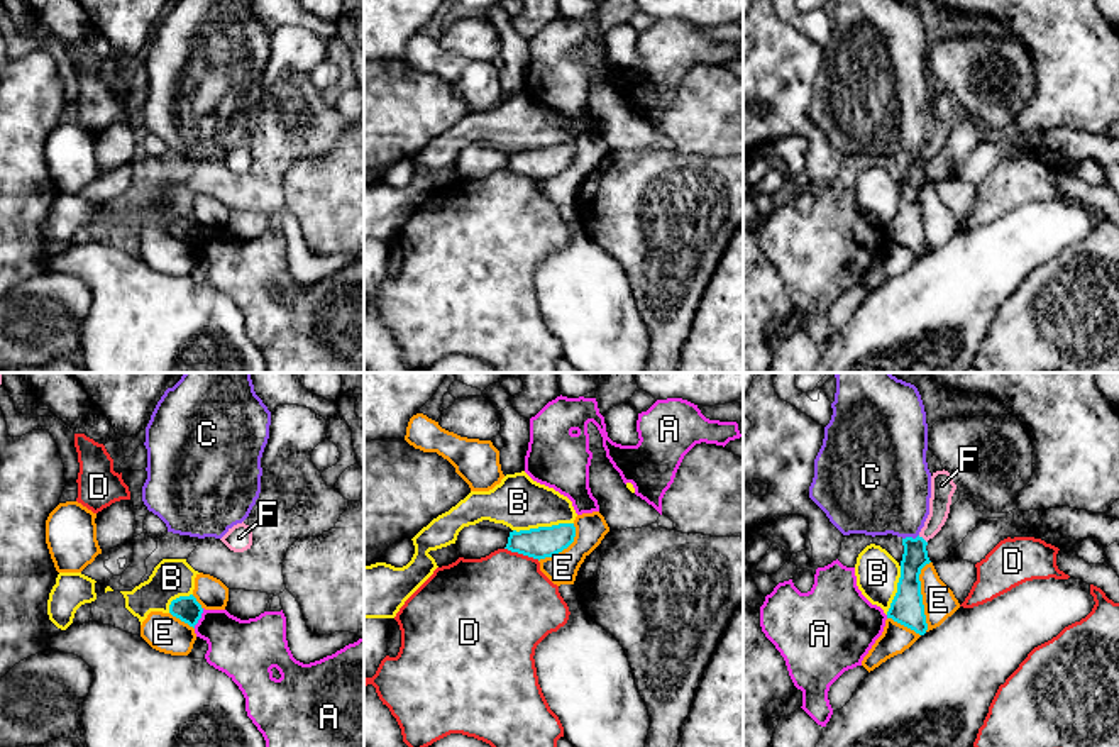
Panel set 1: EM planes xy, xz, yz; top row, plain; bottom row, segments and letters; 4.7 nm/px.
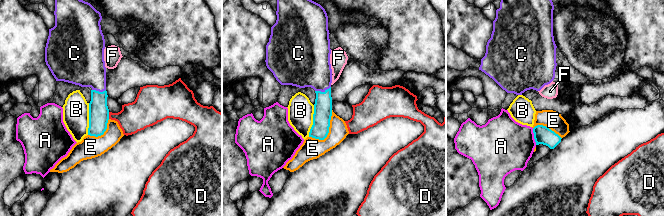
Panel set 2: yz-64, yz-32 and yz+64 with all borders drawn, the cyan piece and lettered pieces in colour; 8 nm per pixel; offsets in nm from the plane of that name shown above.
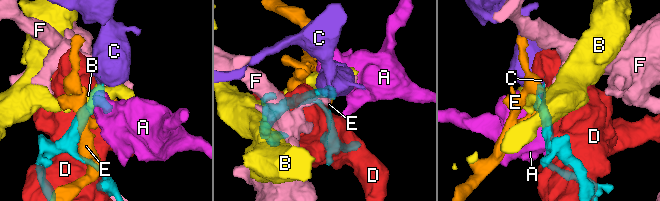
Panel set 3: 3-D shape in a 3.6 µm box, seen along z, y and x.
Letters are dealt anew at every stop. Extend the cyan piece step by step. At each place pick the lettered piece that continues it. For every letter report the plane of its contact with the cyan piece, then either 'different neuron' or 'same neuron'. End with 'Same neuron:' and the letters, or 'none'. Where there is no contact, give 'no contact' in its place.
A: xy | different neuron
B: xz | different neuron
C: yz | same neuron
D: xz | different neuron
E: yz | different neuron
F: yz | different neuron
Same neuron: C

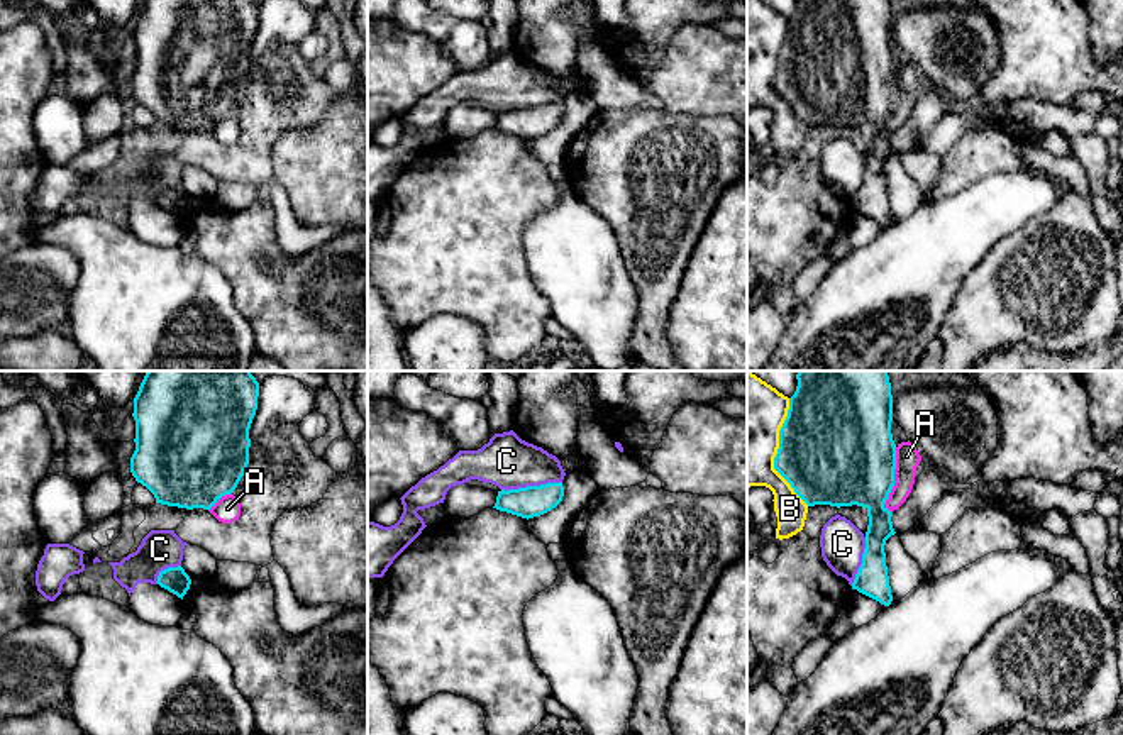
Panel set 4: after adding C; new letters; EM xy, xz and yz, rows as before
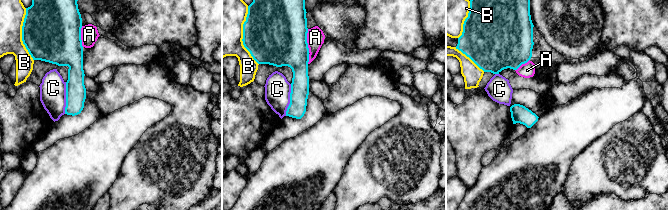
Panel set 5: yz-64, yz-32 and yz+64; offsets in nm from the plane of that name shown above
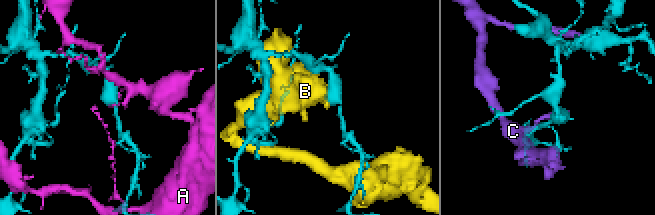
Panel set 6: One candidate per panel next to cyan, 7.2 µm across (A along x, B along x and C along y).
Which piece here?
A: yz | different neuron
B: yz | different neuron
C: xz | different neuron
Same neuron: none

